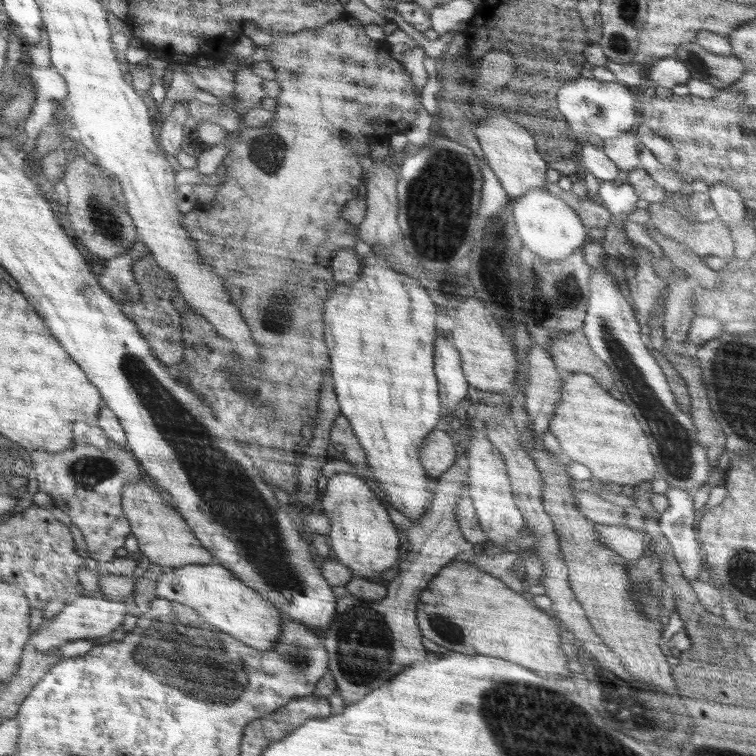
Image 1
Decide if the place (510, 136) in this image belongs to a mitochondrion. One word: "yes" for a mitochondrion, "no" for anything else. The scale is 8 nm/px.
no

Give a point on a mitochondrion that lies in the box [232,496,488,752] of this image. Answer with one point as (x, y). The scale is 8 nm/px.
(364, 638)

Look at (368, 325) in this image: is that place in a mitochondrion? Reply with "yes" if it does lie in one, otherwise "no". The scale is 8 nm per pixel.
no

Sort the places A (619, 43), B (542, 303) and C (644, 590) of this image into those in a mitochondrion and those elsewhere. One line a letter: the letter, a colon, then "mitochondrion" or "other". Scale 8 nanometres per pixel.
A: mitochondrion
B: mitochondrion
C: mitochondrion

